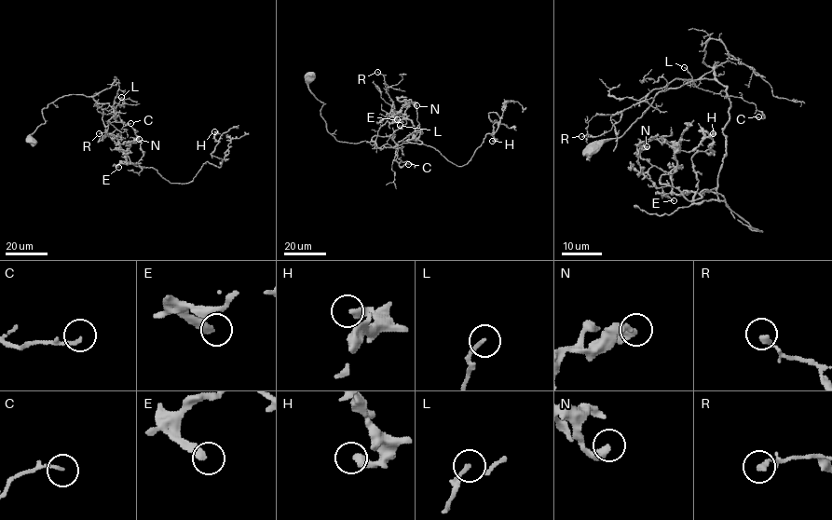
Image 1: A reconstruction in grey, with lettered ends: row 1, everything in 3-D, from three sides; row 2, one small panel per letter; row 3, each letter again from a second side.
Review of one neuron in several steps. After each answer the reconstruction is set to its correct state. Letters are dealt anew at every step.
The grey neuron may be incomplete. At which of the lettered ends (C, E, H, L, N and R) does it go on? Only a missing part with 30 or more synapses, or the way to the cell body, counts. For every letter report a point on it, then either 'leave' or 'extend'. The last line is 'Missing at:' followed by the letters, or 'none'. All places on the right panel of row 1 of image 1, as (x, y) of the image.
C: (758, 116) | leave
E: (674, 200) | leave
H: (713, 133) | leave
L: (684, 67) | leave
N: (647, 146) | leave
R: (581, 136) | leave
Missing at: none

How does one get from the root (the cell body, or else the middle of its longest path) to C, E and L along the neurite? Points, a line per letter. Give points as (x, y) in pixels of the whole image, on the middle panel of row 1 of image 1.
C: (307, 77), (308, 89), (323, 102), (326, 130), (337, 141), (388, 144), (398, 150), (399, 166), (408, 164)
E: (307, 77), (337, 141), (374, 141), (380, 149), (422, 143), (406, 116), (397, 119)
L: (307, 77), (308, 89), (323, 102), (320, 116), (326, 130), (337, 141), (374, 141), (381, 147), (400, 125)

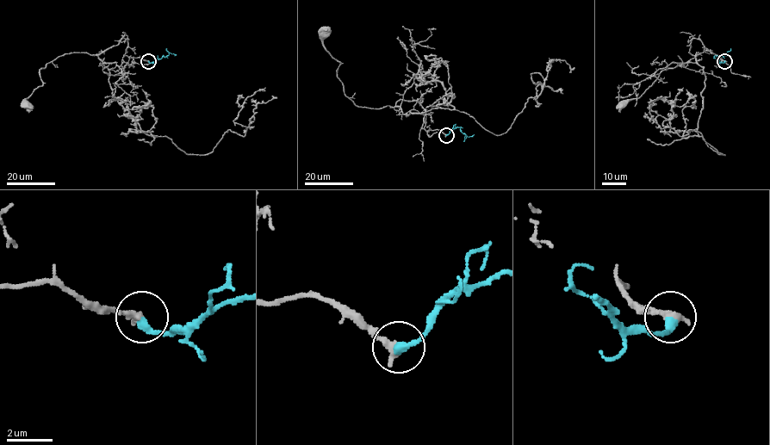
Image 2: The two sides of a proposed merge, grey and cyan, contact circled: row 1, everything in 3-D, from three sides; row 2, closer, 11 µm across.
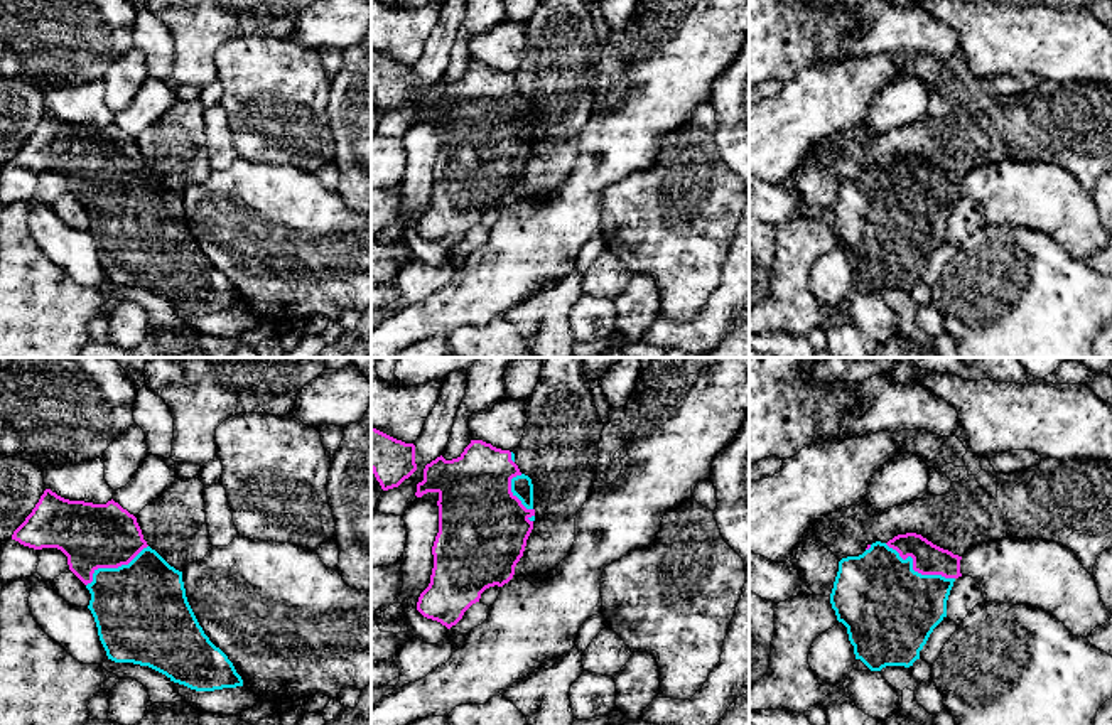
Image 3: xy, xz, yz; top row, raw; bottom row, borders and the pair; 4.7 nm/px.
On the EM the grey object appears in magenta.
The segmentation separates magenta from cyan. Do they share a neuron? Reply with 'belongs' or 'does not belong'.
belongs

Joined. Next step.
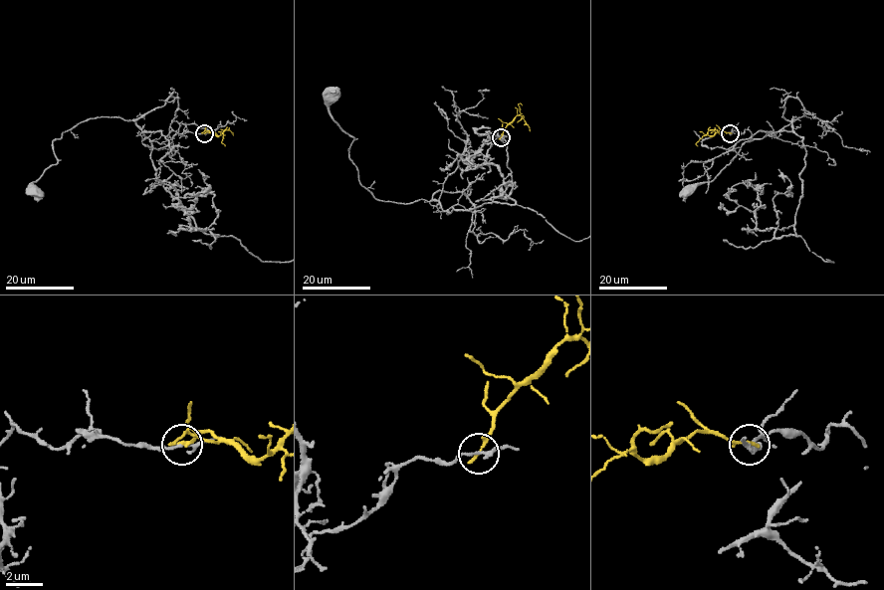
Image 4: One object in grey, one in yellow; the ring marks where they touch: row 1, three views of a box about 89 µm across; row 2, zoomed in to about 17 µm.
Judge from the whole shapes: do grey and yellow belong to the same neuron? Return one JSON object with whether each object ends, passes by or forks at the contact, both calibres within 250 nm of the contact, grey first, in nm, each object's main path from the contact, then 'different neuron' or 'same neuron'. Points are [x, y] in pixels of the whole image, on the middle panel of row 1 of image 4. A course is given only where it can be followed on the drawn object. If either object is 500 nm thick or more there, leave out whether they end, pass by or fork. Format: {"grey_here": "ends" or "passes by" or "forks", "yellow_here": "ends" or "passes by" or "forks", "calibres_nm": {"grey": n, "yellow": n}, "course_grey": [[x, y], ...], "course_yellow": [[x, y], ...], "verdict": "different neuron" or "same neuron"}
{"grey_here": "passes by", "yellow_here": "ends", "calibres_nm": {"grey": 160, "yellow": 200}, "course_grey": [[500, 137], [458, 162], [438, 200], [377, 200], [360, 183], [348, 153], [353, 138], [331, 116], [328, 97]], "course_yellow": [[500, 137], [504, 128], [518, 115], [530, 131]], "verdict": "different neuron"}

